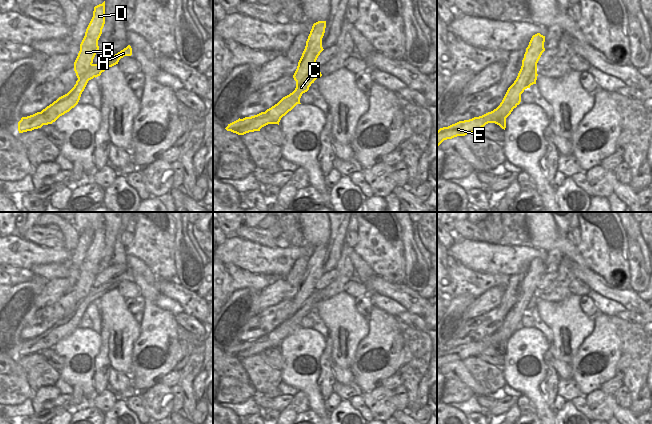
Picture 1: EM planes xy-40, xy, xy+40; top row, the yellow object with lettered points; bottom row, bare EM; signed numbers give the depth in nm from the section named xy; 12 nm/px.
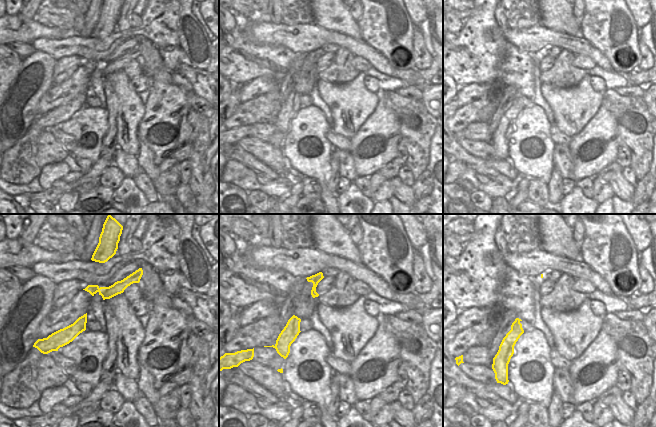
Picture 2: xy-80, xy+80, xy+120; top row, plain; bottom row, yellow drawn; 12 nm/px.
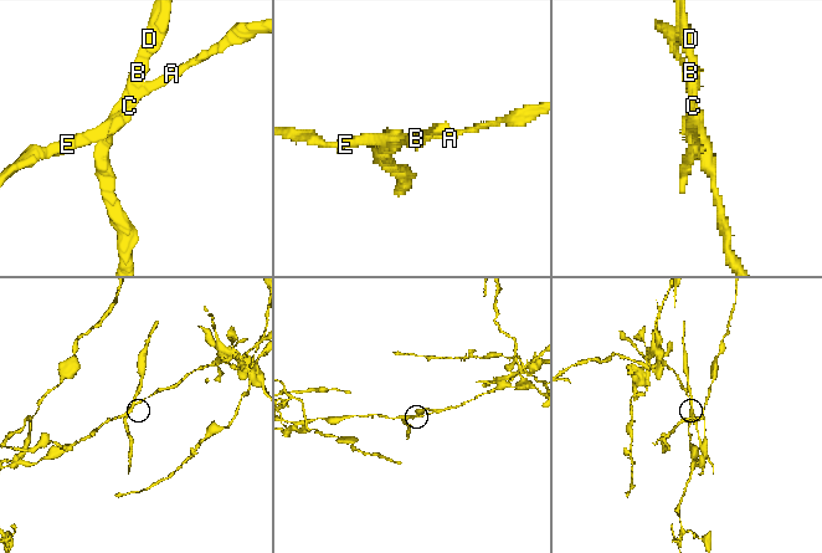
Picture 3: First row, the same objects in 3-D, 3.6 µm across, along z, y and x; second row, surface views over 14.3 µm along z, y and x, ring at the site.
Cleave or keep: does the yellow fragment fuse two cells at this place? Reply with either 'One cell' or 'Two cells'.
Two cells

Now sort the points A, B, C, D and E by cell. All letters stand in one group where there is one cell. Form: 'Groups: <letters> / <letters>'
Groups: A C E / B D

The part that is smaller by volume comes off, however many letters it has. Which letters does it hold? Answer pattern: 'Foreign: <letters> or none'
Foreign: B, D

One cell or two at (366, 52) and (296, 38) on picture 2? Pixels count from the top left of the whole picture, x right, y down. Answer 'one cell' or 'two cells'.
one cell

